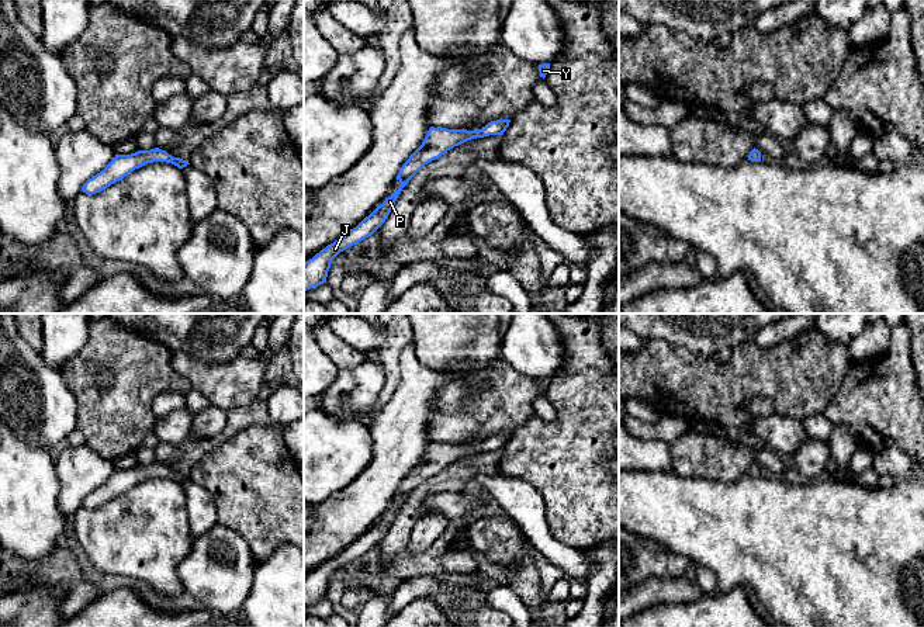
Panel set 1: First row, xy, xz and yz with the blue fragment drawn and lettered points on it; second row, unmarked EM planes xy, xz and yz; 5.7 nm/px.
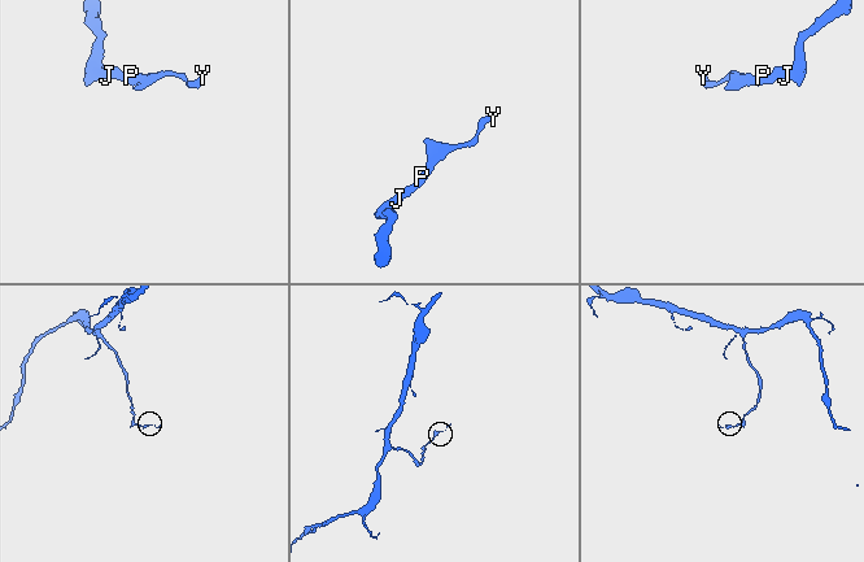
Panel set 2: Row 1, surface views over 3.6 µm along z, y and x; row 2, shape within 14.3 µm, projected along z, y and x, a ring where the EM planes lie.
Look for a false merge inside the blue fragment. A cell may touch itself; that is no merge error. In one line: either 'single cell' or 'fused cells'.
single cell

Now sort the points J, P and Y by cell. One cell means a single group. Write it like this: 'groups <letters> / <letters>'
groups J P Y

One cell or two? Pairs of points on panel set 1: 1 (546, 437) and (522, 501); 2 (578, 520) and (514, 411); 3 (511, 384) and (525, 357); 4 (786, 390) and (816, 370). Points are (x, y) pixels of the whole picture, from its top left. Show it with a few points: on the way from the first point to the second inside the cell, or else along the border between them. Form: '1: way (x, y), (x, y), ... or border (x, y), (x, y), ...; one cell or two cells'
1: border (501, 473), (525, 480), (542, 496), (546, 512); two cells
2: border (535, 415), (509, 433); two cells
3: border (501, 356), (521, 373), (537, 380); two cells
4: way (793, 383), (809, 370); one cell

